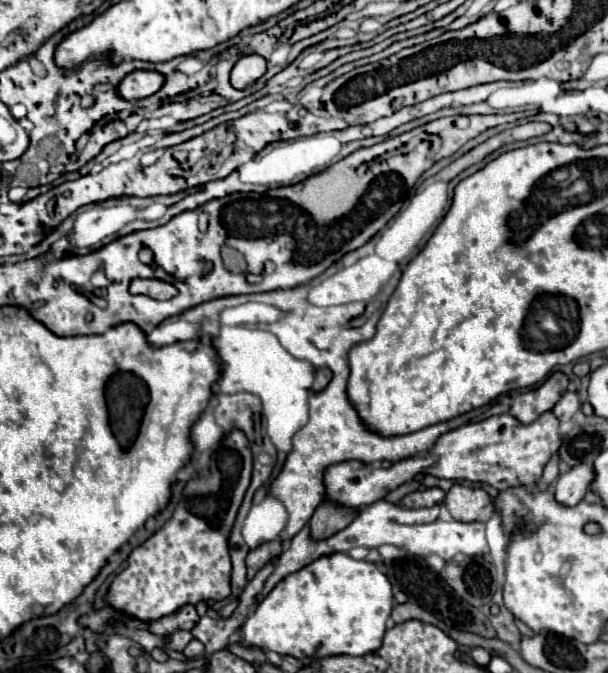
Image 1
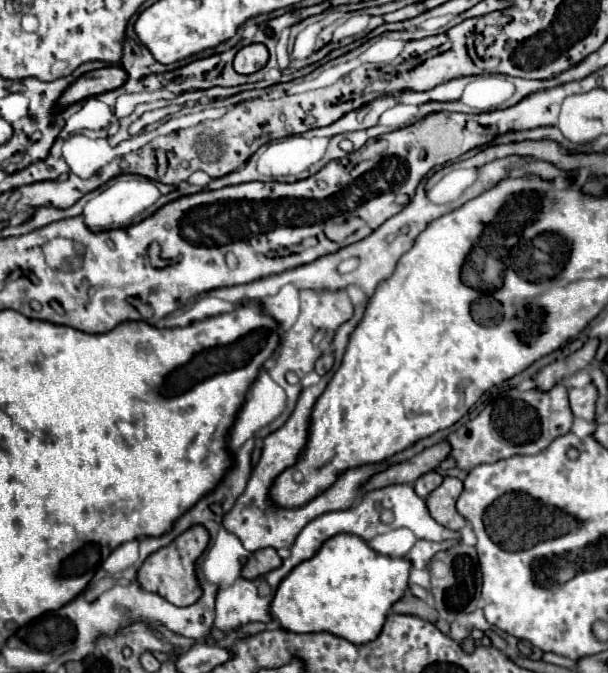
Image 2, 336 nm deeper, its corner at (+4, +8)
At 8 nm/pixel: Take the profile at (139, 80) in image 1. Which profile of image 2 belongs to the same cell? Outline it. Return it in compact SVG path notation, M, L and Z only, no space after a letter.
M104 67L104 69L94 69L90 73L84 73L74 83L70 83L70 87L62 93L54 113L60 113L64 107L84 101L88 97L96 97L100 93L118 89L124 81L126 81L126 73L120 67Z

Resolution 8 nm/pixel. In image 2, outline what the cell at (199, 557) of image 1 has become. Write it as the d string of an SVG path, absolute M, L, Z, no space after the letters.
M200 525L192 527L190 531L186 531L180 537L176 537L168 547L162 547L160 551L152 553L142 563L142 567L138 569L138 583L146 591L162 595L172 605L184 607L184 605L196 603L198 597L202 595L202 589L198 585L196 573L194 573L194 563L202 555L202 551L206 549L206 545L208 545L208 531L204 527L200 527Z

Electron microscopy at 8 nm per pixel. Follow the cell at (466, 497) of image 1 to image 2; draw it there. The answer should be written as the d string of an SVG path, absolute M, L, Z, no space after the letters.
M444 477L442 485L434 489L434 493L430 493L430 497L426 499L430 517L452 531L458 531L466 525L466 519L460 517L456 511L456 499L460 493L462 493L462 481L456 477Z

